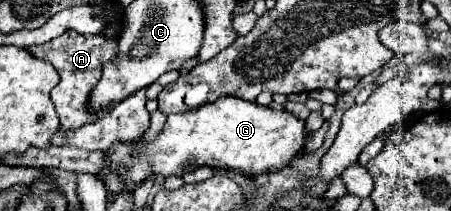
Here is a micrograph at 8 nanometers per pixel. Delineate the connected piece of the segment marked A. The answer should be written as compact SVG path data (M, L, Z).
M68 30L66 34L62 34L60 38L46 42L42 46L30 46L28 52L32 52L32 56L50 62L56 72L60 74L60 82L58 86L52 90L52 102L56 106L56 112L60 116L60 124L64 130L68 128L80 128L82 124L94 122L98 116L90 114L86 104L88 104L88 96L94 84L98 84L100 74L102 74L102 64L110 62L116 52L118 46L112 40L106 40L104 36L96 34L96 36L84 36L84 34L76 34L74 30Z

